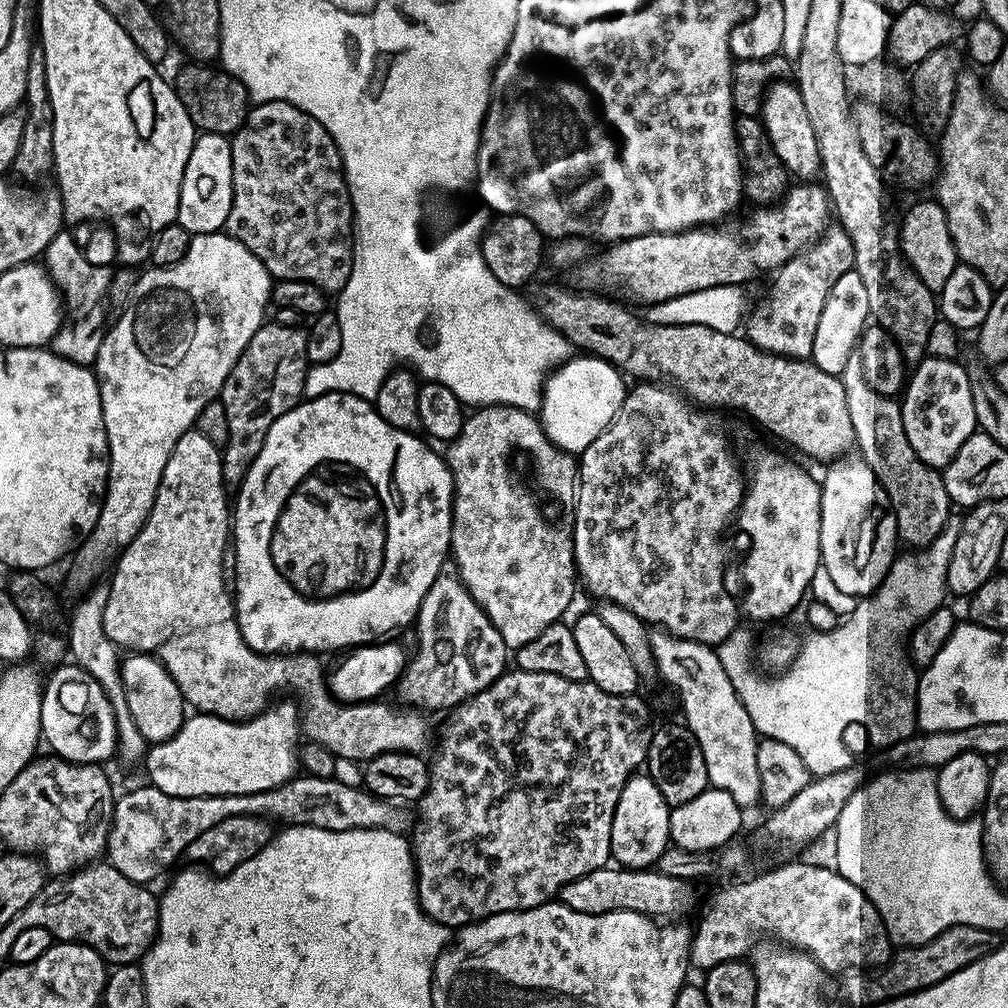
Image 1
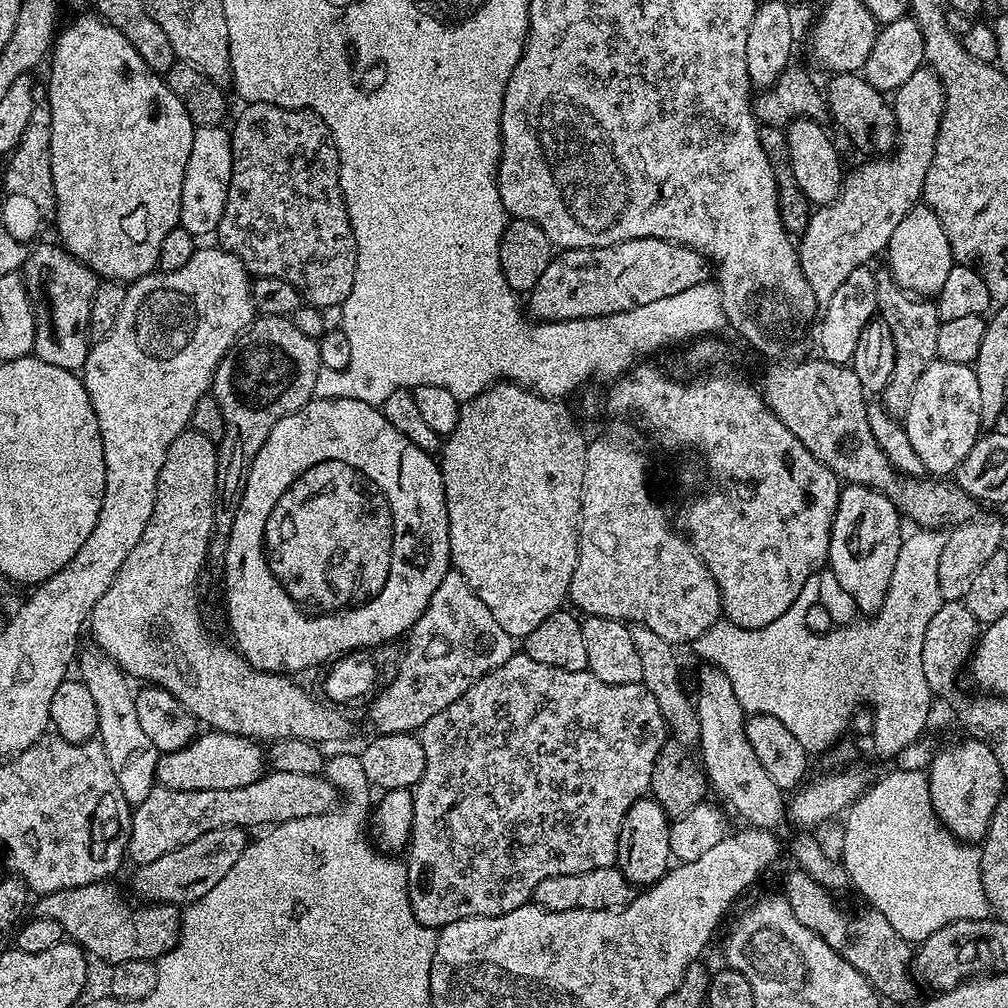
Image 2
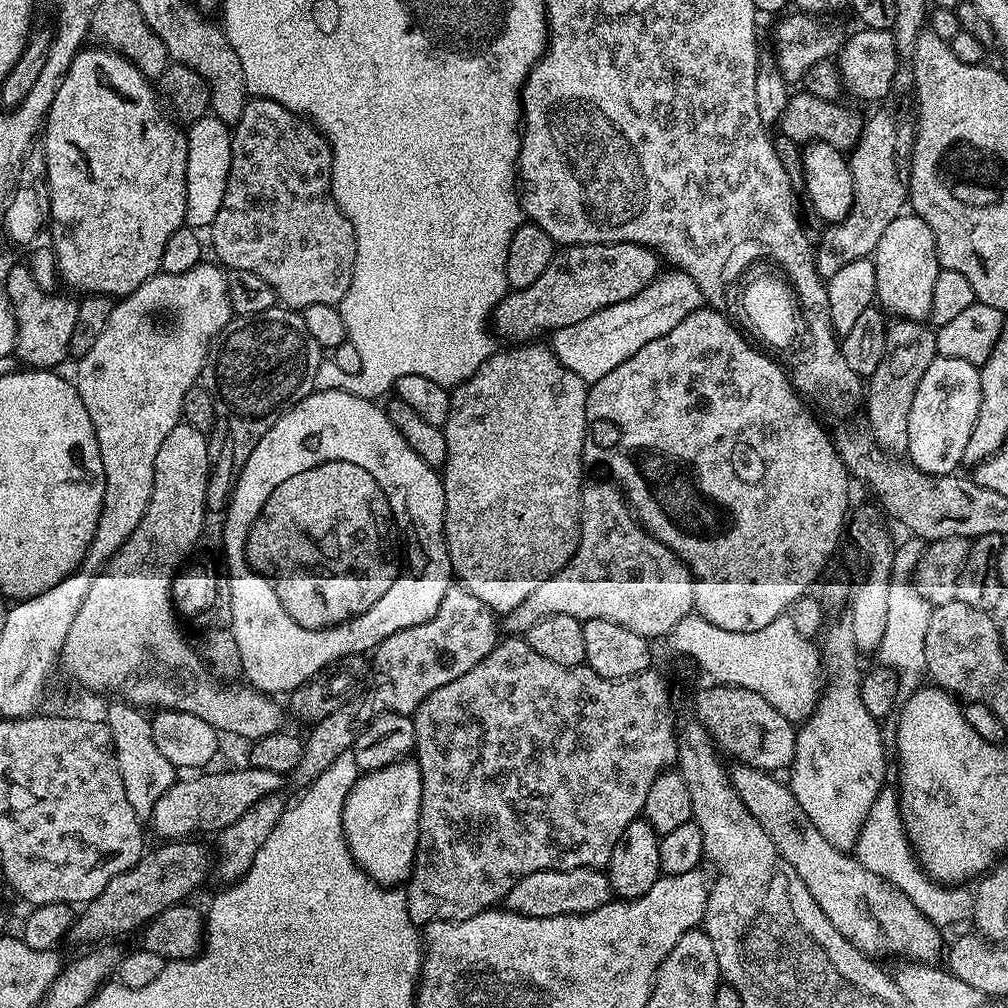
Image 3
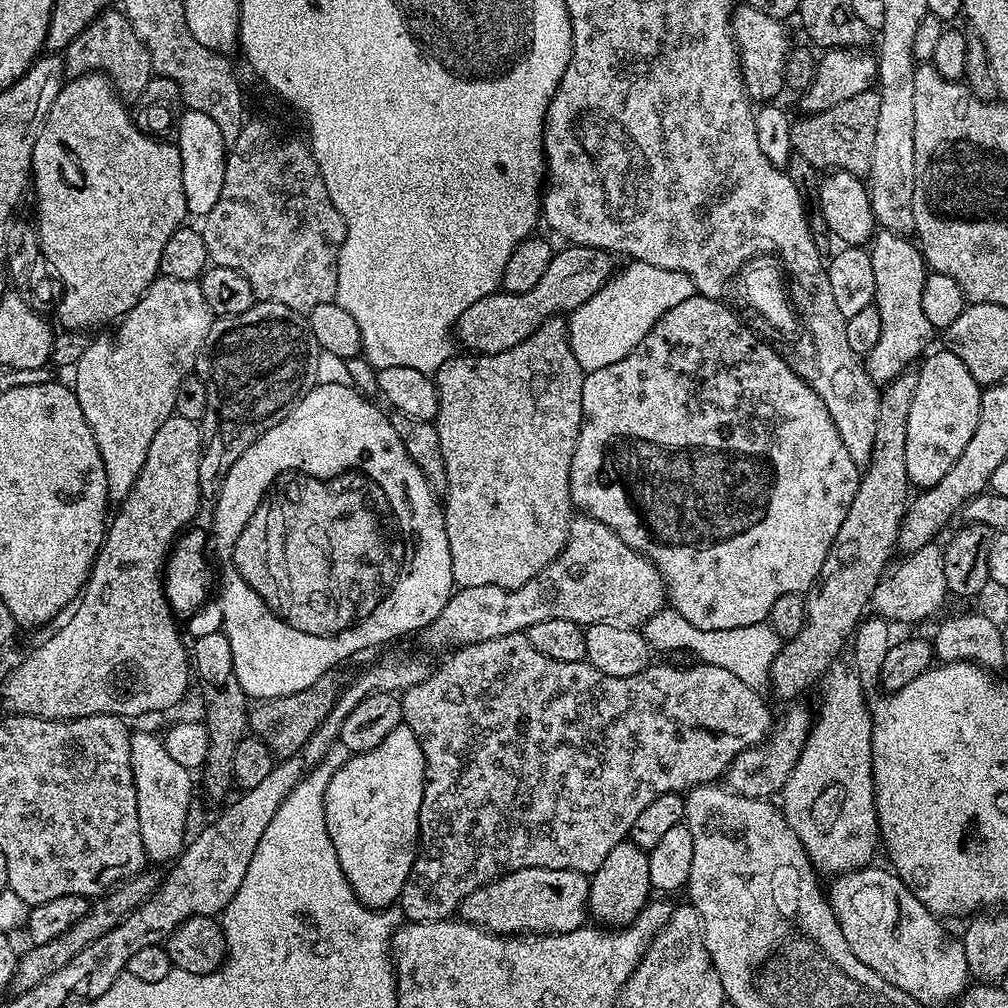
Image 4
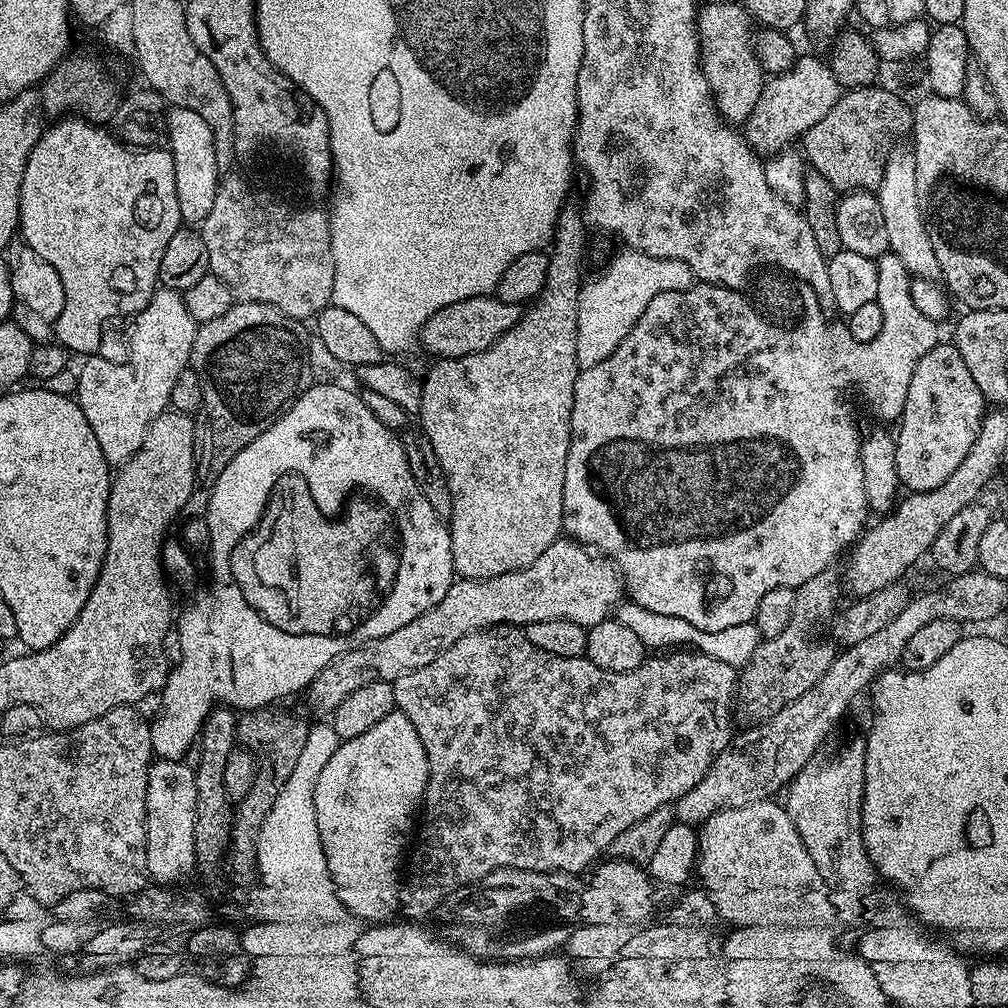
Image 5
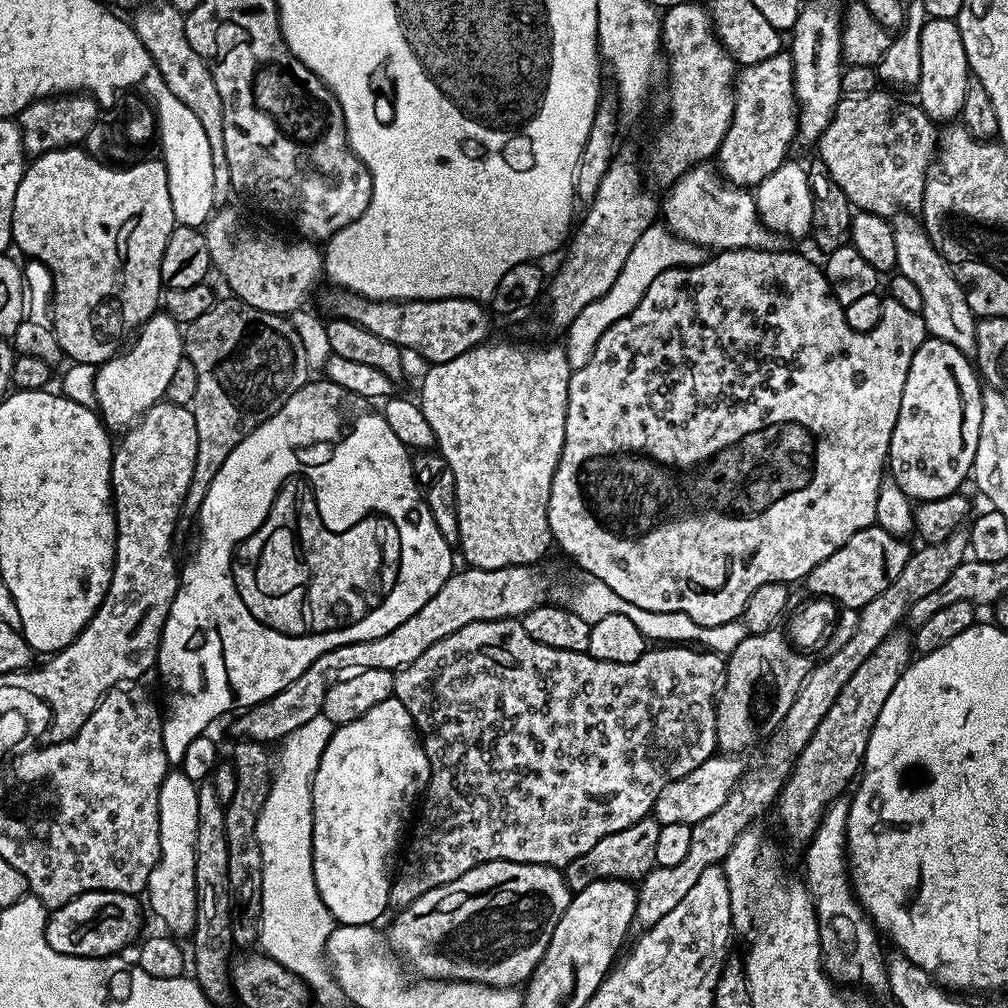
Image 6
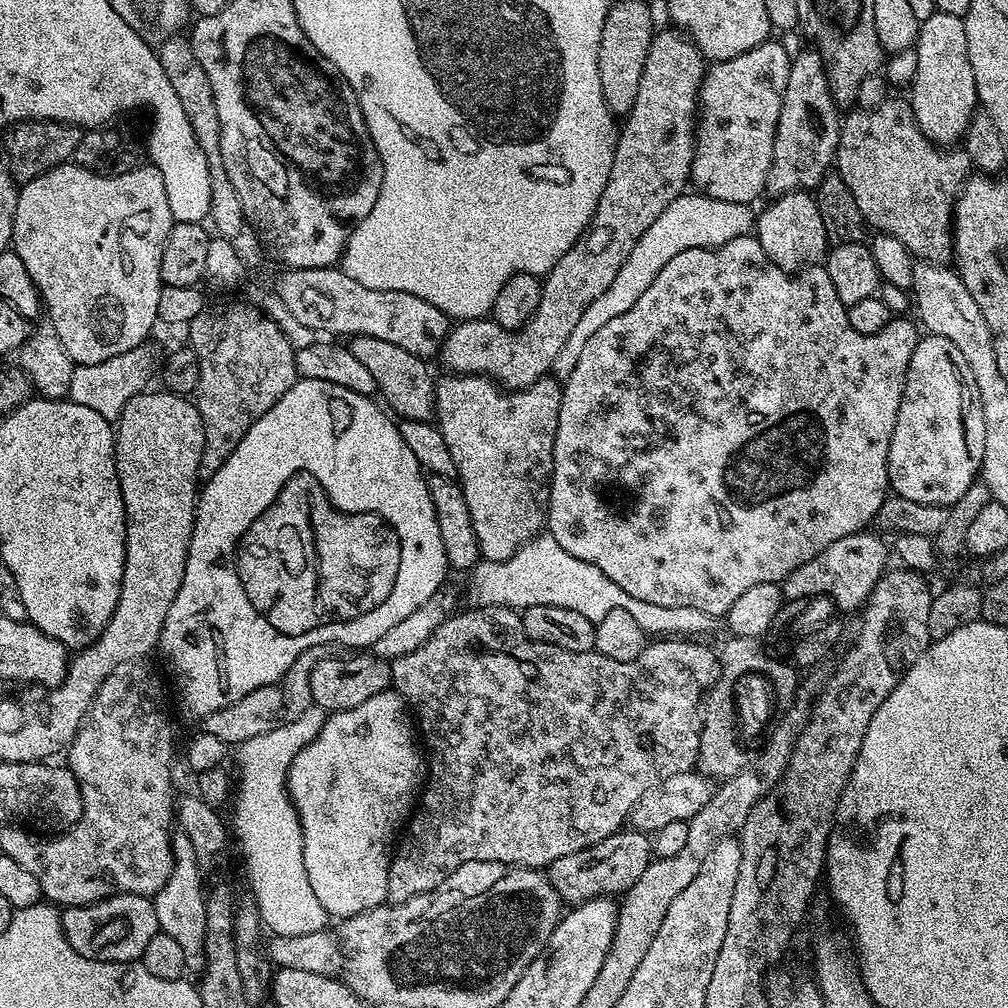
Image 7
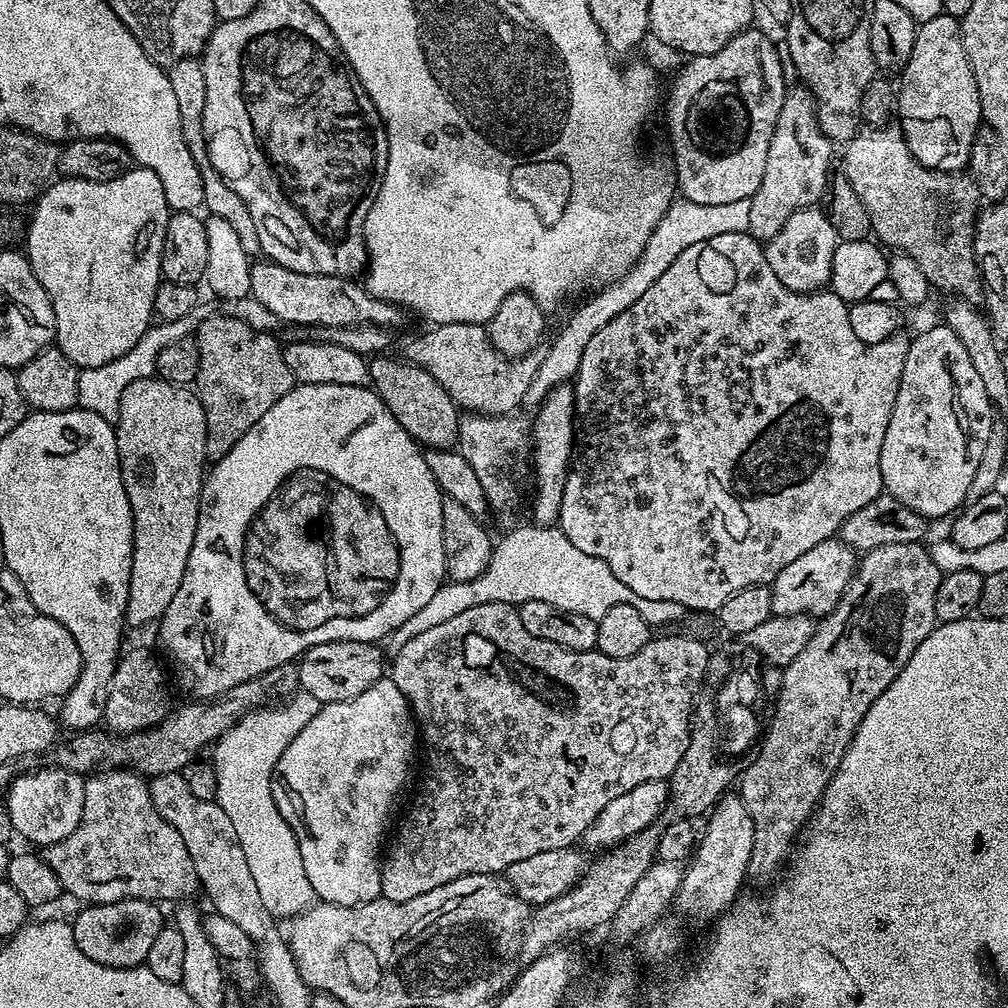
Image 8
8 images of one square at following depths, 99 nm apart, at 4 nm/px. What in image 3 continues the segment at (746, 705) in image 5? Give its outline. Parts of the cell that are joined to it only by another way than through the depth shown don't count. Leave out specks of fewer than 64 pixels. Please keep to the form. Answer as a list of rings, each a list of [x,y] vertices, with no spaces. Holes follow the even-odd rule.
[[[893,319],[888,325],[886,334],[887,352],[884,353],[878,370],[866,380],[866,399],[863,411],[868,411],[867,431],[872,441],[897,458],[908,451],[910,442],[910,406],[914,403],[914,394],[918,391],[918,382],[922,382],[922,374],[930,367],[930,362],[938,354],[936,351],[936,334],[927,323],[919,320]]]

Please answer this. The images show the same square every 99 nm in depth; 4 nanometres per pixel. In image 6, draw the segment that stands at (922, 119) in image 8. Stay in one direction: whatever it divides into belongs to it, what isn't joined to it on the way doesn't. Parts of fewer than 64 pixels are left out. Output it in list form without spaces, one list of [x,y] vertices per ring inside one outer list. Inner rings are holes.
[[[928,18],[924,29],[921,30],[920,44],[921,78],[918,85],[918,92],[920,92],[918,103],[933,122],[955,121],[962,110],[962,102],[966,99],[970,79],[966,46],[962,46],[962,34],[955,20]]]

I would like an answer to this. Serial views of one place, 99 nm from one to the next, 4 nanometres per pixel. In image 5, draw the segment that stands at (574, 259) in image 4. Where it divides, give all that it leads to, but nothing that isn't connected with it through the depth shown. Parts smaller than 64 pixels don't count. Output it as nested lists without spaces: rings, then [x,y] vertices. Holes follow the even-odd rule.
[[[495,295],[475,296],[466,298],[462,302],[454,302],[434,314],[422,326],[418,340],[428,352],[433,352],[433,357],[441,360],[453,360],[466,354],[478,354],[486,350],[506,330],[510,330],[516,325],[522,315],[521,305],[511,304],[497,300]]]

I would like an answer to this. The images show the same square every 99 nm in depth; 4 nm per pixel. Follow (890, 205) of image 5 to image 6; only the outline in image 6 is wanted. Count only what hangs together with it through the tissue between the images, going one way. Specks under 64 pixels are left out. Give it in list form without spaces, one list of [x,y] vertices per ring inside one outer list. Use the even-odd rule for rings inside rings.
[[[900,214],[892,220],[894,230],[894,247],[898,258],[895,271],[901,276],[910,278],[914,286],[922,293],[922,310],[924,324],[928,327],[929,337],[950,342],[950,346],[958,346],[966,354],[976,350],[977,316],[970,310],[970,302],[966,302],[964,288],[956,281],[952,266],[944,260],[944,255],[933,244],[923,223],[915,215]]]

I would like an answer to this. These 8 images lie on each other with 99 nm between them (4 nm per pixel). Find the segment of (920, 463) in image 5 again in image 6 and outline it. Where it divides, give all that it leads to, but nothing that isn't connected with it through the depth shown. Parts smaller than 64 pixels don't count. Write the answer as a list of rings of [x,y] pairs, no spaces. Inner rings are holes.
[[[924,340],[914,362],[910,362],[902,410],[898,410],[898,422],[894,422],[894,434],[890,434],[886,468],[891,480],[913,502],[960,492],[964,480],[966,484],[972,474],[981,426],[982,380],[973,361],[950,342]]]

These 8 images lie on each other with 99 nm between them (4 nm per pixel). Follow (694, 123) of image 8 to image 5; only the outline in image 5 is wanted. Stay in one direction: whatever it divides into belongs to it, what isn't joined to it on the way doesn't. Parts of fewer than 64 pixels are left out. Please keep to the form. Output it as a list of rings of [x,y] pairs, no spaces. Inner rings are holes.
[[[801,55],[788,72],[778,73],[765,79],[762,94],[758,98],[758,102],[755,103],[750,118],[742,126],[742,135],[755,152],[761,157],[767,158],[772,153],[781,152],[782,149],[803,138],[806,130],[810,130],[810,126],[814,126],[814,122],[826,118],[826,114],[830,114],[830,110],[834,110],[841,95],[842,87],[831,72],[830,64],[823,59],[820,61],[816,56]]]

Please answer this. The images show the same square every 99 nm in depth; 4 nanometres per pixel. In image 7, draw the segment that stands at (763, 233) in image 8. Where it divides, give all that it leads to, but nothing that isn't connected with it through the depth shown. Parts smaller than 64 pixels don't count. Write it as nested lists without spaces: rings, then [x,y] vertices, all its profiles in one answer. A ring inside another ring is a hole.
[[[815,50],[807,51],[797,56],[795,53],[788,66],[786,90],[782,98],[782,110],[778,114],[774,154],[766,185],[773,197],[782,196],[785,192],[815,189],[820,179],[833,167],[840,141],[842,116],[836,113],[838,105],[832,99],[824,64]]]

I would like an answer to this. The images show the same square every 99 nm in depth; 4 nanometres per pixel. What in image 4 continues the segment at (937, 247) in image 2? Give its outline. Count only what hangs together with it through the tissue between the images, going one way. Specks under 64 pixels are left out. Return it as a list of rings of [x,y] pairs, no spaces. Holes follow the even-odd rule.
[[[887,230],[879,233],[879,240],[878,283],[874,303],[880,309],[882,338],[878,338],[878,346],[874,346],[874,350],[870,350],[866,357],[866,367],[870,378],[877,385],[883,386],[909,371],[929,351],[928,343],[934,336],[934,330],[926,319],[926,313],[922,311],[922,286],[930,269],[924,263],[924,255],[921,254],[917,241]]]

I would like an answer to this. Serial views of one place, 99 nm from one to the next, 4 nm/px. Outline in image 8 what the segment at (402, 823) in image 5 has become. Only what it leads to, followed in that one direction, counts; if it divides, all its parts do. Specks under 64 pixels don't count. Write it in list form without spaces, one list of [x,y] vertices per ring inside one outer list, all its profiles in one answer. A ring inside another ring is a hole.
[[[381,678],[374,682],[368,690],[362,690],[356,698],[350,698],[346,702],[330,702],[320,707],[318,714],[298,730],[298,738],[286,746],[286,750],[278,758],[276,773],[272,776],[272,797],[290,830],[294,830],[298,850],[302,854],[302,866],[306,870],[306,878],[310,878],[310,886],[313,893],[325,904],[337,904],[338,906],[354,906],[365,904],[380,896],[380,870],[382,867],[382,849],[385,847],[384,835],[388,832],[388,816],[396,812],[400,804],[400,795],[408,784],[408,775],[412,772],[412,759],[416,756],[416,744],[418,748],[418,728],[414,723],[411,708],[408,707],[408,700],[398,690],[398,686],[391,678]]]

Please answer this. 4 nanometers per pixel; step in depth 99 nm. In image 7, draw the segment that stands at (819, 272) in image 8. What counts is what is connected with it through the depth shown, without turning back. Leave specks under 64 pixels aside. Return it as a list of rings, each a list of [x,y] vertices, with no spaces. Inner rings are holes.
[[[811,191],[785,192],[775,197],[773,204],[755,217],[754,235],[766,250],[766,254],[782,271],[795,274],[802,268],[817,263],[825,255],[830,241],[822,226],[822,214],[818,214],[816,197]]]

